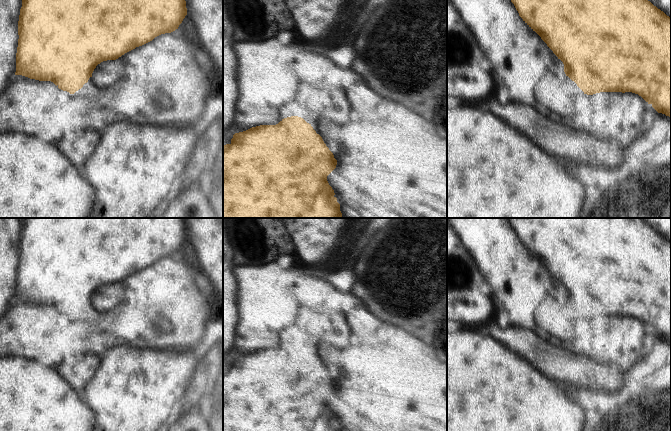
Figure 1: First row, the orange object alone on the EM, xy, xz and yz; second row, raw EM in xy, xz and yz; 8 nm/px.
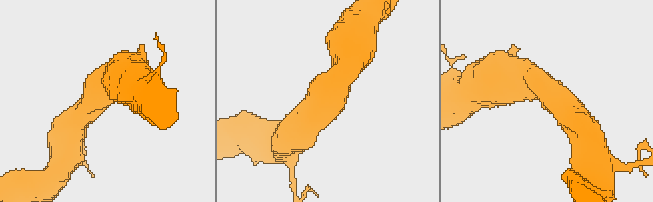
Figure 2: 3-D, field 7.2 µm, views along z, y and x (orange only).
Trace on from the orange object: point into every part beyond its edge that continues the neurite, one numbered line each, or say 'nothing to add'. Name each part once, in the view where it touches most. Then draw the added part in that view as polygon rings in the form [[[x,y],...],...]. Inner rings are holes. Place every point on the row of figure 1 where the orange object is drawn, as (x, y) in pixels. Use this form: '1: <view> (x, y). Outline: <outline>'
1: xz (312, 104). Outline: [[[301,83],[294,99],[279,108],[279,119],[298,116],[309,123],[318,133],[318,121],[327,118],[342,125],[349,117],[350,106],[339,89],[317,89]]]

